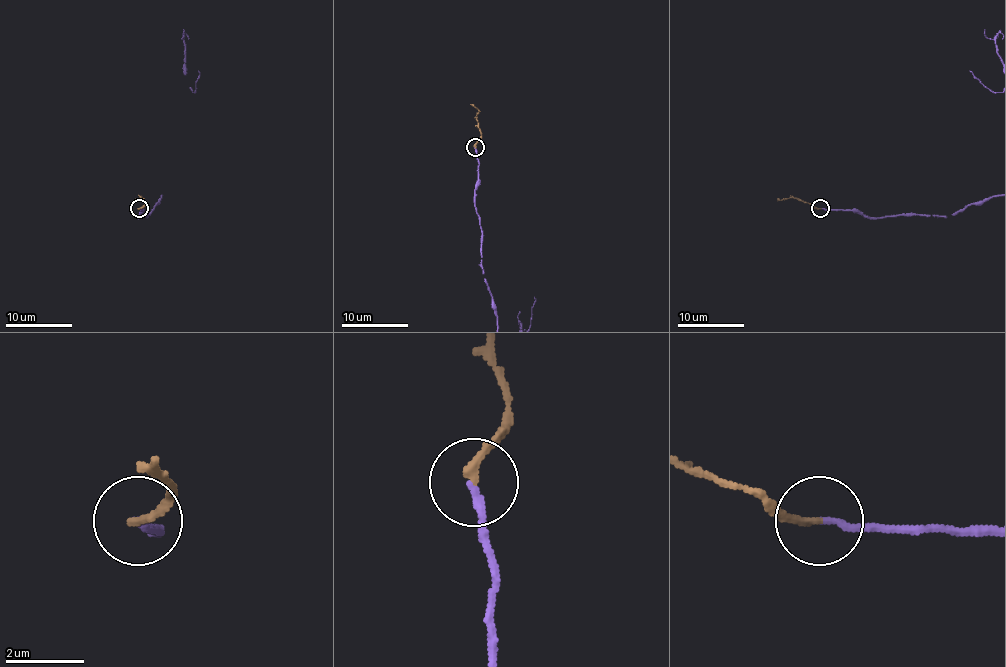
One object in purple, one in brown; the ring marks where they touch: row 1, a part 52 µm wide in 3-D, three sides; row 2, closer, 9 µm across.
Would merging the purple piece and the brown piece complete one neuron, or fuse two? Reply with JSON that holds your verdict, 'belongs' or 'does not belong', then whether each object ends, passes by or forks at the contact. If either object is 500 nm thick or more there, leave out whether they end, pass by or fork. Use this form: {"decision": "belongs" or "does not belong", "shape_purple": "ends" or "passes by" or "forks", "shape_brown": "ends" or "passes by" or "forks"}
{"decision": "belongs", "shape_purple": "ends", "shape_brown": "ends"}

